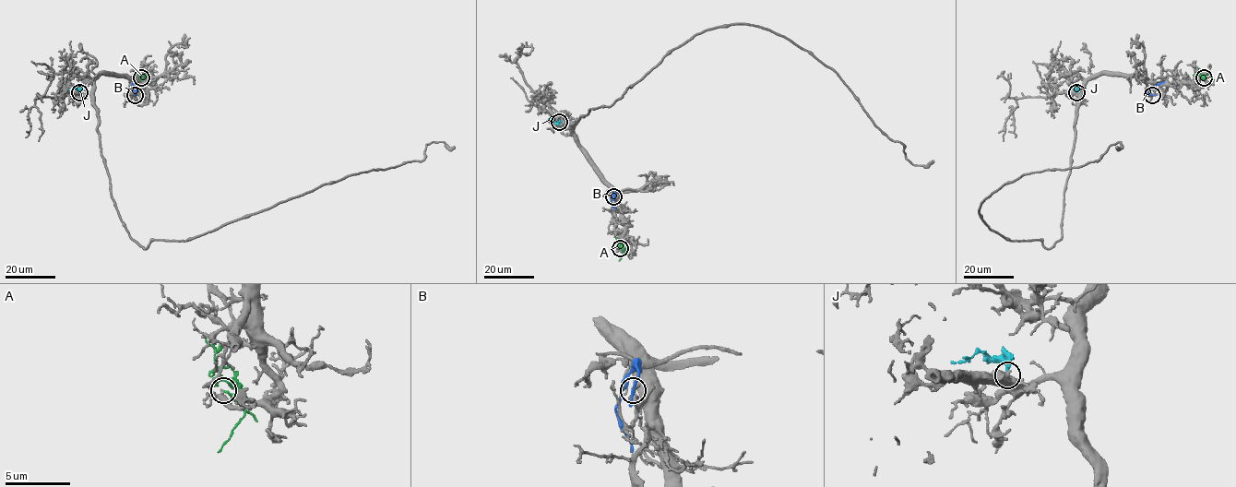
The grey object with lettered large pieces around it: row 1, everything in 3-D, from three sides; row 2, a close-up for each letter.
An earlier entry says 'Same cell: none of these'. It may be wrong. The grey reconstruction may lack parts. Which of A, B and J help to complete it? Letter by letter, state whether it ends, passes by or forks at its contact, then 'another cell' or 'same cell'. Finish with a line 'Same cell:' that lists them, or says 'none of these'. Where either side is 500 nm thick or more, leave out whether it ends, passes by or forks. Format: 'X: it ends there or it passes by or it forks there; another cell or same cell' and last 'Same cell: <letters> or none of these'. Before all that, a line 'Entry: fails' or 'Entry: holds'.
Entry: fails
A: it ends there; another cell
B: it ends there; another cell
J: it ends there; same cell
Same cell: J

